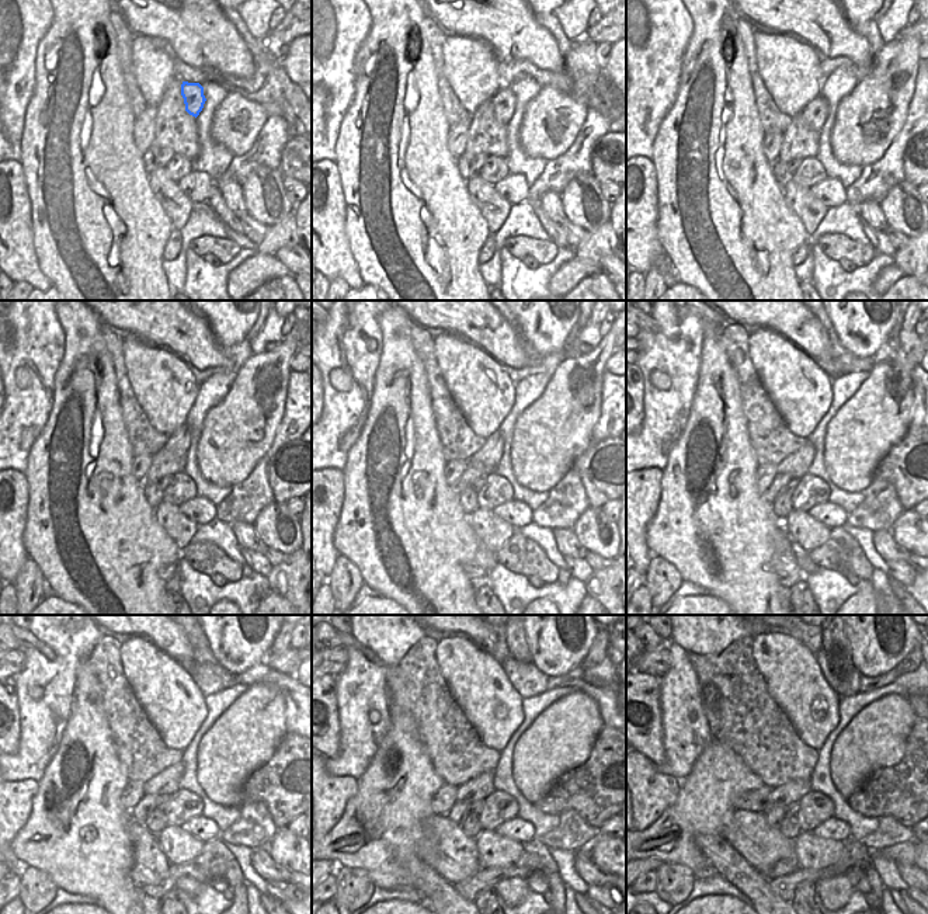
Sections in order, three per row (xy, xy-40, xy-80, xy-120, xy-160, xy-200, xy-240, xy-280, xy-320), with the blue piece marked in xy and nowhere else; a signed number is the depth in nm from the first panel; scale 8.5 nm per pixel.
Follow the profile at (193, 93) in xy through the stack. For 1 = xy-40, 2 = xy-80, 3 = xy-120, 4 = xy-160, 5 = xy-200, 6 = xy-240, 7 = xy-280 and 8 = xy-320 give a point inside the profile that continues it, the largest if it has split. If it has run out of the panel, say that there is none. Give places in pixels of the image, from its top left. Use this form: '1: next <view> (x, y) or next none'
1: next xy-40 (504, 100)
2: next xy-80 (814, 113)
3: next xy-120 (179, 442)
4: next xy-160 (489, 456)
5: next xy-200 (796, 465)
6: next xy-240 (167, 782)
7: next xy-280 (480, 786)
8: next xy-320 (793, 791)

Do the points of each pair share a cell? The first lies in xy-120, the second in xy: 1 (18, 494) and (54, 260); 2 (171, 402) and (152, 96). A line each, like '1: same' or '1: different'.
1: different
2: same

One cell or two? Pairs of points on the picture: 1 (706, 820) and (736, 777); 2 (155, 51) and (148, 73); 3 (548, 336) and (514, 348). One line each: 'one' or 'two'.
1: one
2: one
3: two

